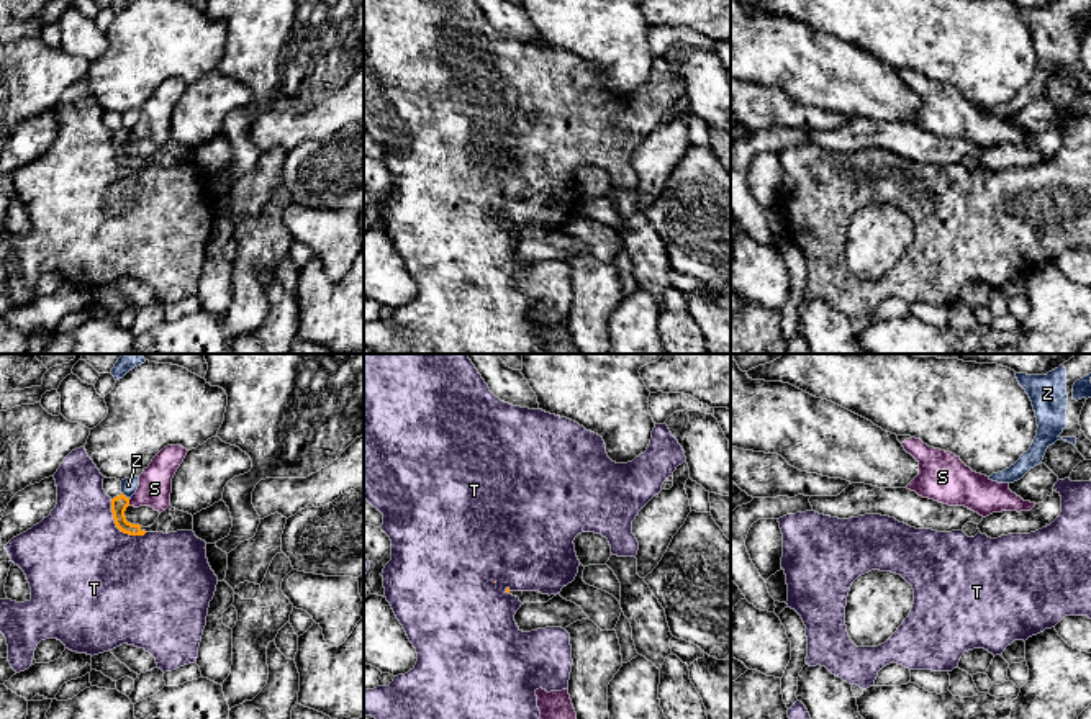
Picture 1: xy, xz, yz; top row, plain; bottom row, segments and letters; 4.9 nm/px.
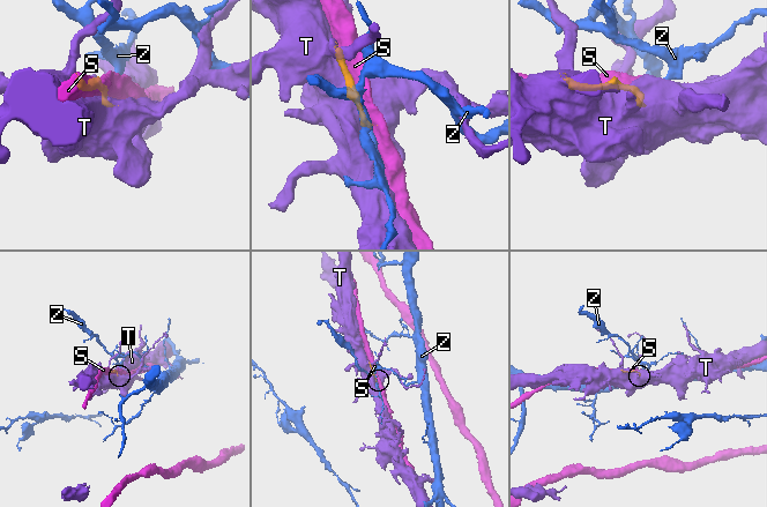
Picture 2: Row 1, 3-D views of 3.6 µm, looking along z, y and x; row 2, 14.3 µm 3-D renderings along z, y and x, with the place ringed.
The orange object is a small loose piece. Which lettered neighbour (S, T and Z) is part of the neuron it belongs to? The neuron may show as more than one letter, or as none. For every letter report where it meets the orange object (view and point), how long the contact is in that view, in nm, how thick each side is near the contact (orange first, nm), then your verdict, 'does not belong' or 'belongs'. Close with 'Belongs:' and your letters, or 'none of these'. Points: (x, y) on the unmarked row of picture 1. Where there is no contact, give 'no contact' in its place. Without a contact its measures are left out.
S: xy (128, 136) | 30 nm | 80/160 nm | does not belong
T: xy (118, 161) | 240 nm | 80/500 nm | does not belong
Z: xy (125, 130) | 60 nm | 80/80 nm | does not belong
Belongs: none of these

